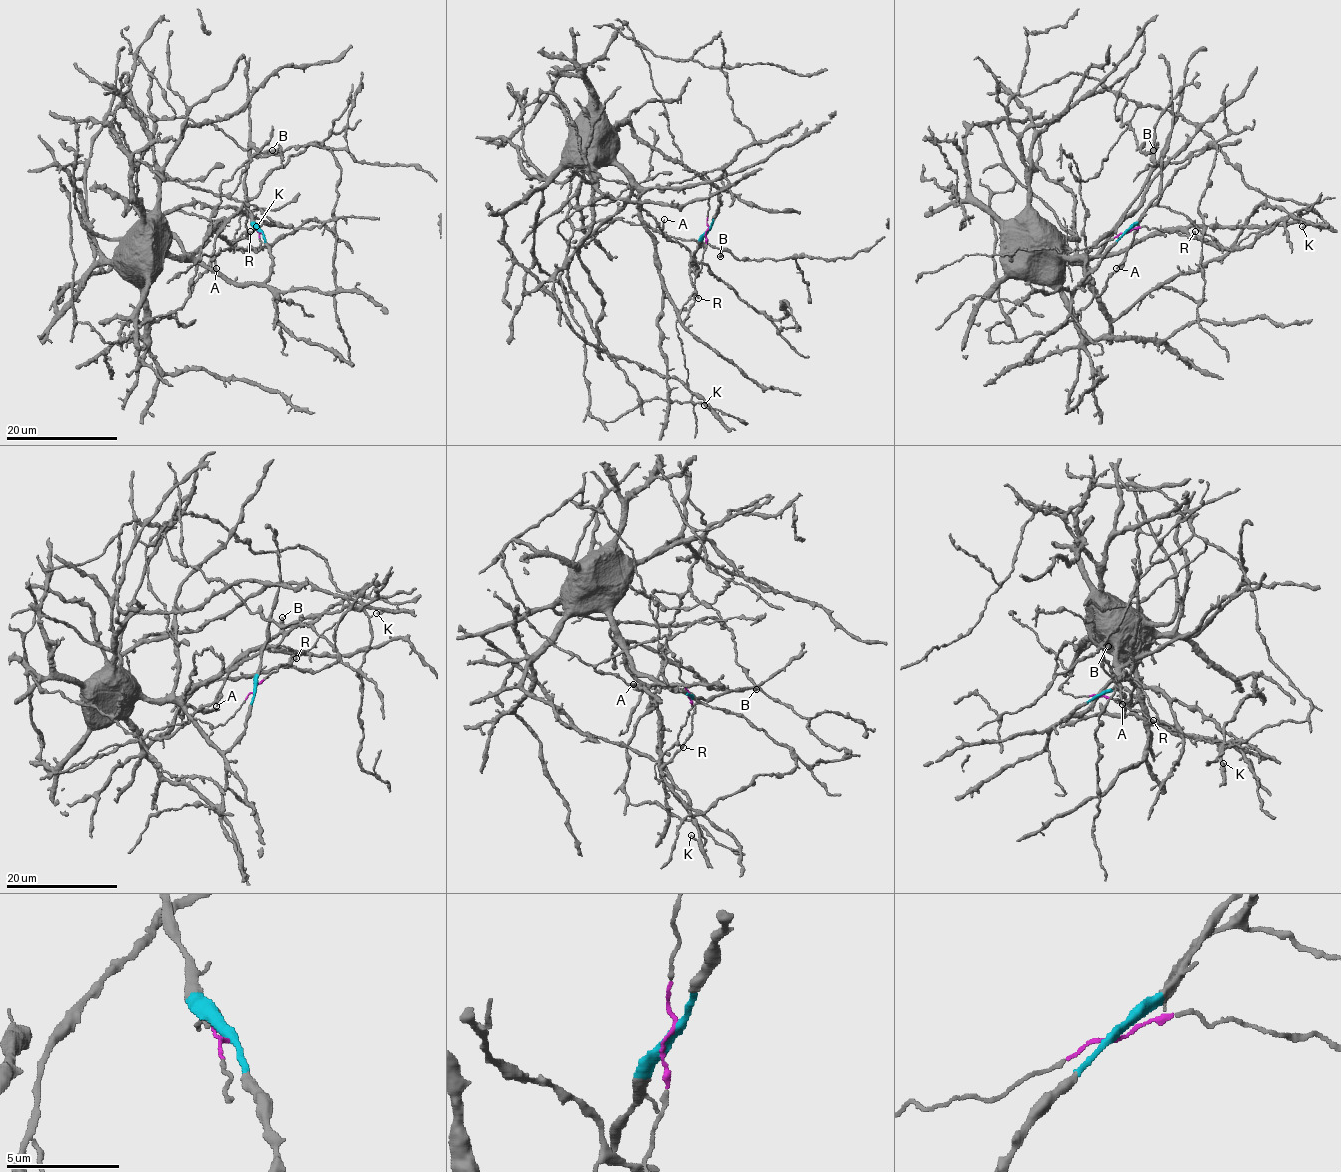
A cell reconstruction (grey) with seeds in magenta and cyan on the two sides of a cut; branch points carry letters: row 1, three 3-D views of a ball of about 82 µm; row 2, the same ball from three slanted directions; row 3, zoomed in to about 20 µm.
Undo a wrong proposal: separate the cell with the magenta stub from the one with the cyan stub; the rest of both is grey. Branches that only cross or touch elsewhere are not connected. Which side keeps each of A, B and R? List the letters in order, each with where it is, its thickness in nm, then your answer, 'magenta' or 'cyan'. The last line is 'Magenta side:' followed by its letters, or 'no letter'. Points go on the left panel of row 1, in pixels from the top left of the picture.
A: place (216, 268); calibre 110 nm; cyan
B: place (272, 150); calibre 400 nm; cyan
R: place (250, 231); calibre 200 nm; magenta
Magenta side: R

